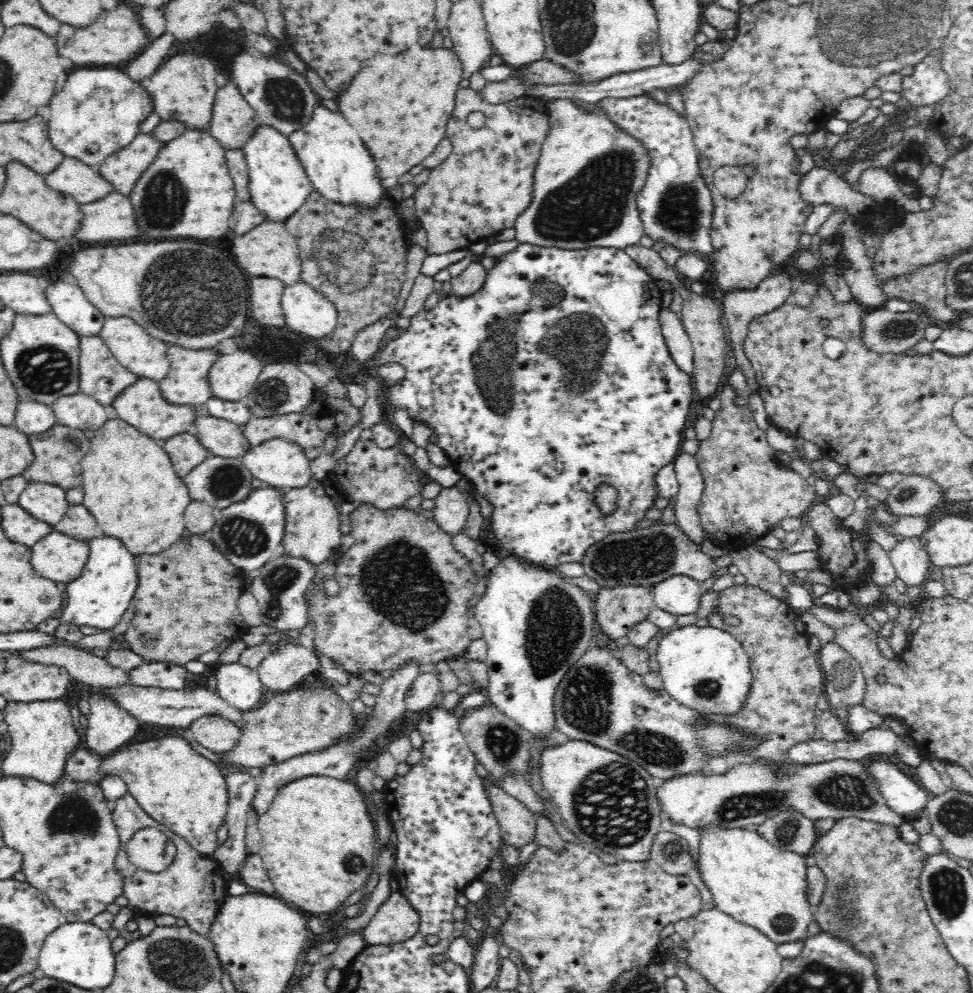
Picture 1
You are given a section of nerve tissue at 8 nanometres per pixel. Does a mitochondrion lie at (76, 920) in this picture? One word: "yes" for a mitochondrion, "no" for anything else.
no

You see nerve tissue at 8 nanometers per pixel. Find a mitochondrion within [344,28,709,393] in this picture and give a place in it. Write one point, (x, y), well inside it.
(591, 206)

